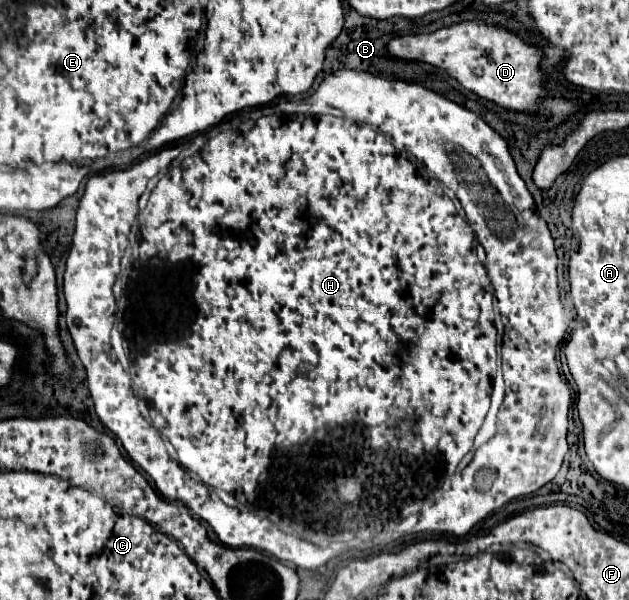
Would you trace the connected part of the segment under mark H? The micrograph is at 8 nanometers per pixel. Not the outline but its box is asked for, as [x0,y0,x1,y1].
[63,70,575,570]

